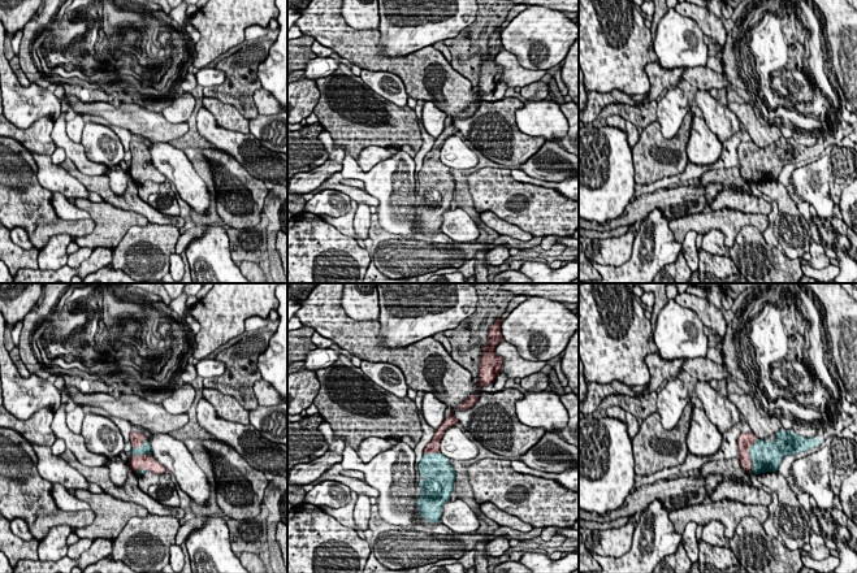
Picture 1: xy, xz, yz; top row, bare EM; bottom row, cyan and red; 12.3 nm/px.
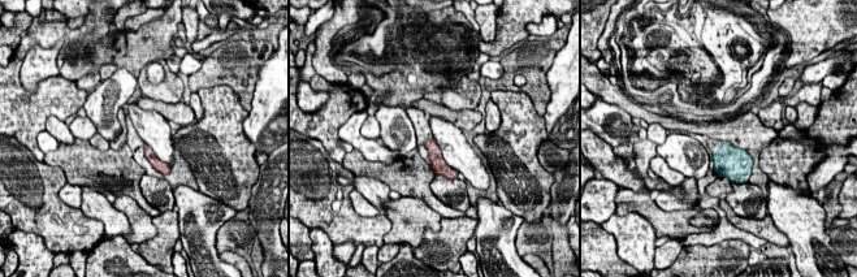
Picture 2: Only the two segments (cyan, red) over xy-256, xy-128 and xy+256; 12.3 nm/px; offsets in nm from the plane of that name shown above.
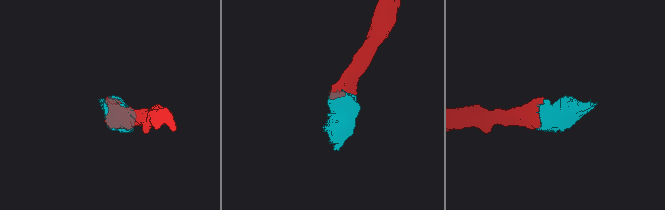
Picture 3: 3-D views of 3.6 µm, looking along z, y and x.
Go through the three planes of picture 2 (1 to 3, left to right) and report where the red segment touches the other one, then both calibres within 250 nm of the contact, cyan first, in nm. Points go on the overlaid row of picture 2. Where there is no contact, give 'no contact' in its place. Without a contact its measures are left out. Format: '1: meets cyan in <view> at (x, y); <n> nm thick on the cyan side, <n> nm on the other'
1: no contact
2: no contact
3: no contact

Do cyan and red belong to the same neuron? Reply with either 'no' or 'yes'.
yes

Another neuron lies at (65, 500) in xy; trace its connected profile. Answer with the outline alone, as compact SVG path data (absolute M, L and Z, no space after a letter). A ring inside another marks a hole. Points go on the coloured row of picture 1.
M60 483L52 485L51 494L55 500L55 504L61 511L77 512L90 509L90 505L86 502L79 500L74 494L69 492Z

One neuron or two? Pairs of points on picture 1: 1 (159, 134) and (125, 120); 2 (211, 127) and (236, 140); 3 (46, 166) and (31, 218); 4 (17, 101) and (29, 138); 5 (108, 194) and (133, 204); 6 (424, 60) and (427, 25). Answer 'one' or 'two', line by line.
1: one
2: one
3: two
4: two
5: one
6: two

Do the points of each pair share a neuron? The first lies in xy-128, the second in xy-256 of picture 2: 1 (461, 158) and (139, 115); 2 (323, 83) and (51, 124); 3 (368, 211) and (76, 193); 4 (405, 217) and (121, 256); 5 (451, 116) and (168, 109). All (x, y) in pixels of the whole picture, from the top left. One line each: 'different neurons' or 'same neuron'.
1: same neuron
2: different neurons
3: same neuron
4: different neurons
5: same neuron

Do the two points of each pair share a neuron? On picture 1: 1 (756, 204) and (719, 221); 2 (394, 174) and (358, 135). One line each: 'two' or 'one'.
1: two
2: two

